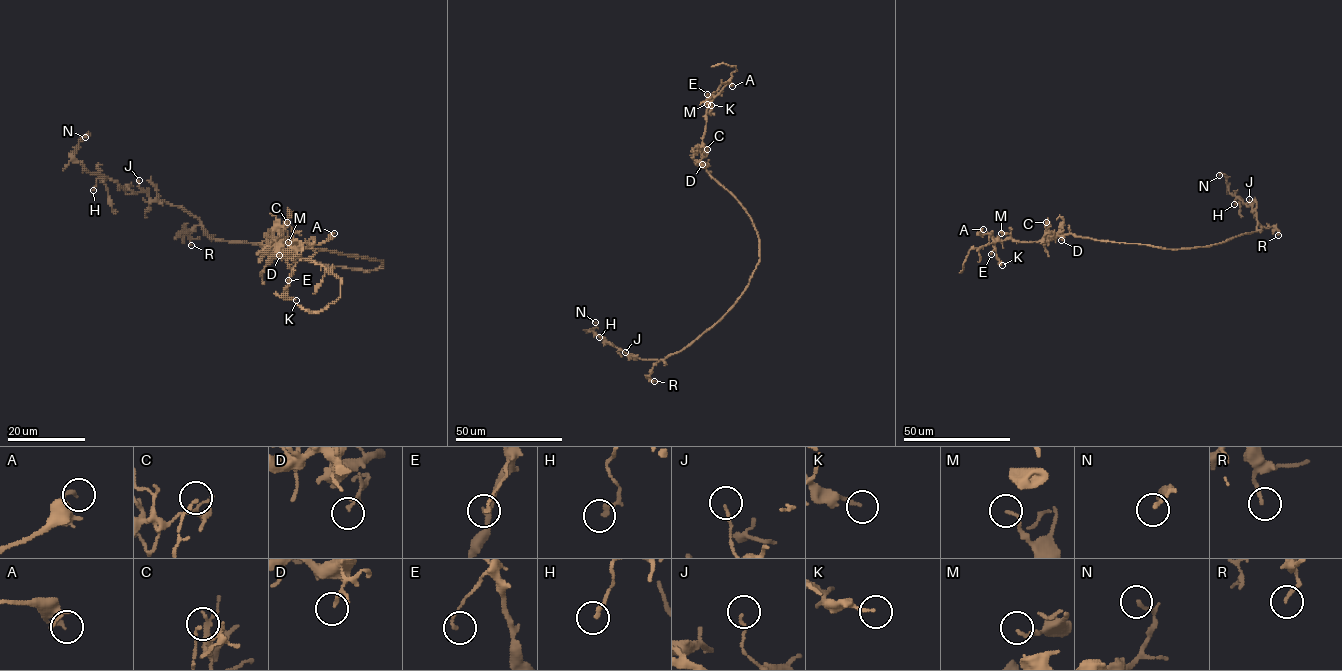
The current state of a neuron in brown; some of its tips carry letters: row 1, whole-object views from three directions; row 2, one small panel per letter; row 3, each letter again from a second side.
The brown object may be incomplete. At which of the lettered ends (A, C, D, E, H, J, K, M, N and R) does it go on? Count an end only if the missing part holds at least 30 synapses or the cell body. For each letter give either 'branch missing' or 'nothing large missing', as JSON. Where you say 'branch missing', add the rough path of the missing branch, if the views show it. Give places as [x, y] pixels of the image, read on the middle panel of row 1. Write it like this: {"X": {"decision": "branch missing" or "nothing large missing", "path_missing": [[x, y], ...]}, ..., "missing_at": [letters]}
{"A": {"decision": "nothing large missing"}, "C": {"decision": "nothing large missing"}, "D": {"decision": "nothing large missing"}, "E": {"decision": "nothing large missing"}, "H": {"decision": "nothing large missing"}, "J": {"decision": "nothing large missing"}, "K": {"decision": "nothing large missing"}, "M": {"decision": "nothing large missing"}, "N": {"decision": "nothing large missing"}, "R": {"decision": "nothing large missing"}, "missing_at": []}

